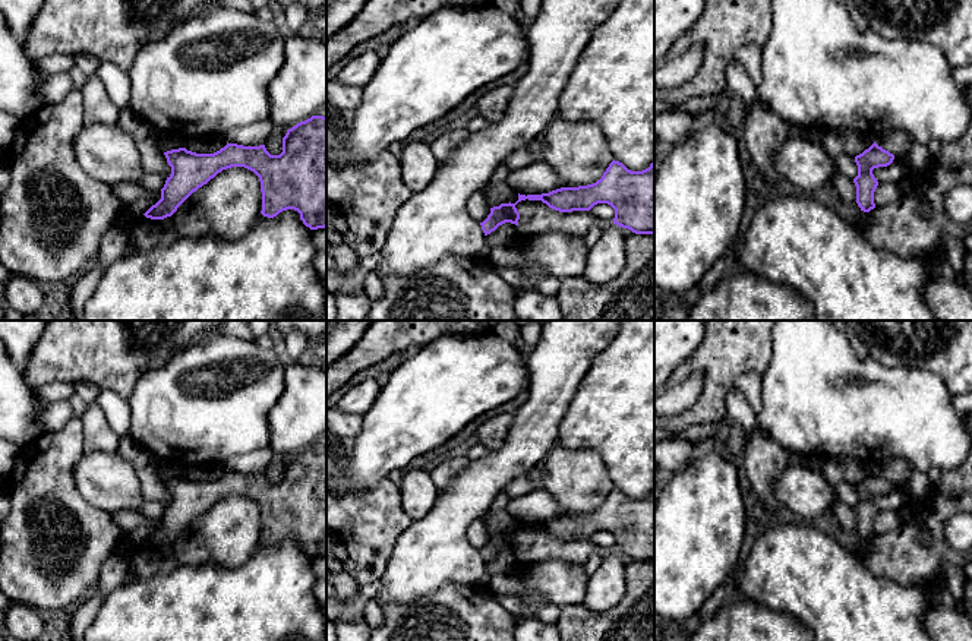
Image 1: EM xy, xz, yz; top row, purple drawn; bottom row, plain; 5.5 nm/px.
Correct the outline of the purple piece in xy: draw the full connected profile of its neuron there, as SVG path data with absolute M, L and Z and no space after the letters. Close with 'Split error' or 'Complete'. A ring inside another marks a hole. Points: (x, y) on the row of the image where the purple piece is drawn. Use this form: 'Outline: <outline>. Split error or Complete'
Outline: M312 116L287 130L283 152L271 155L265 145L227 143L214 154L186 148L164 152L171 174L161 199L143 215L151 220L171 217L199 187L223 170L244 167L261 181L262 211L268 218L294 209L310 230L326 227L326 117Z. Complete

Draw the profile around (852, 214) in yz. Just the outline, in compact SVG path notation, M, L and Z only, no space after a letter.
M837 198L833 209L845 222L852 224L862 231L867 230L872 222L871 212L864 212L858 203L848 205Z

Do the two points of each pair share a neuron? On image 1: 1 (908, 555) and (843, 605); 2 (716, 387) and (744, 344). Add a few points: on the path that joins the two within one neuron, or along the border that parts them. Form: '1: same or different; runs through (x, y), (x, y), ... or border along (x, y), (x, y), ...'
1: different; border along (861, 559), (876, 575), (887, 577), (911, 587)
2: same; runs through (719, 376), (720, 368), (734, 354)

